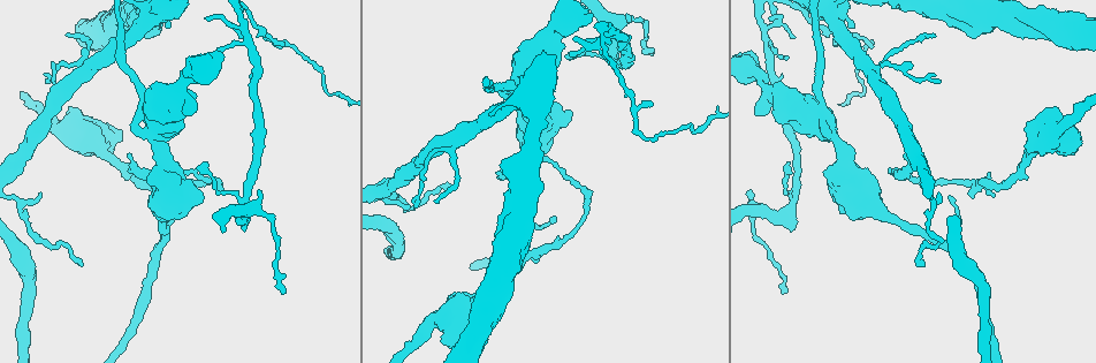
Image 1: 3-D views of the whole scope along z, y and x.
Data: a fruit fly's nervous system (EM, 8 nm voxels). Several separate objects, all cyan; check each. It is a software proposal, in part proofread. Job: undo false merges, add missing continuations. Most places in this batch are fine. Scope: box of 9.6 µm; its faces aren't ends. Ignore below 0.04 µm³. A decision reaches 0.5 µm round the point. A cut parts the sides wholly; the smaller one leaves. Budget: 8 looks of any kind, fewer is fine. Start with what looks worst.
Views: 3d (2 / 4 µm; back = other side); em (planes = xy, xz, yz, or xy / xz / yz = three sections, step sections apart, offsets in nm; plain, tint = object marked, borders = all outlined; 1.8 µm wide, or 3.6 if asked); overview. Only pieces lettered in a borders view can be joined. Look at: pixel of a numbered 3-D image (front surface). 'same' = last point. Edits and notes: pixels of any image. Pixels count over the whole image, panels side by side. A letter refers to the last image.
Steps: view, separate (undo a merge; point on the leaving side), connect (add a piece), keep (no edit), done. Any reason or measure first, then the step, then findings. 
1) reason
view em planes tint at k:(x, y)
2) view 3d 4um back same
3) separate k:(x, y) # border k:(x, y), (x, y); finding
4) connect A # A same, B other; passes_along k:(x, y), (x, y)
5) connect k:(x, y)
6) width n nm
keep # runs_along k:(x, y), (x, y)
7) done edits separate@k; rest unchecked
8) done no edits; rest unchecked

tapers out
view em yz step 4 borders at 1:(128, 155)

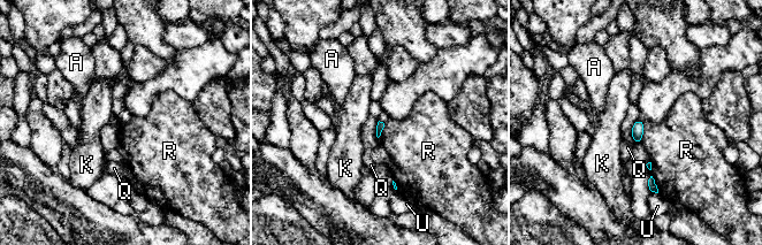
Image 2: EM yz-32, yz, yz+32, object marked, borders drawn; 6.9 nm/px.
another direction
view em xy step 8 borders same

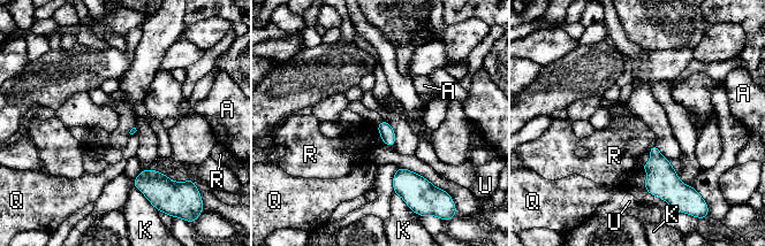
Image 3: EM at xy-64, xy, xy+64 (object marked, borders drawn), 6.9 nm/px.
keep # A other, K other, Q other, R other, U other; border 3:(376, 125), (384, 143); no lettered piece goes on from it

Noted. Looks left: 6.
thick turns thin
view em planes borders at 1:(547, 41)

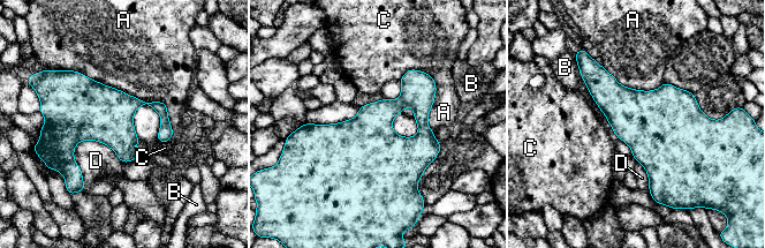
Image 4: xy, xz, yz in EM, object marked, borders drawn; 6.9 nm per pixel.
keep # A other, B other, C other, D other; one neuron here

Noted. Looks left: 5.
calibre changes
view 3d 4um at 1:(154, 133)

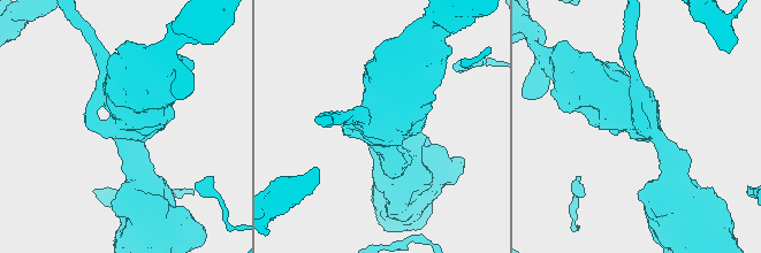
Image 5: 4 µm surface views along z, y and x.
view em planes plain at 5:(387, 135)

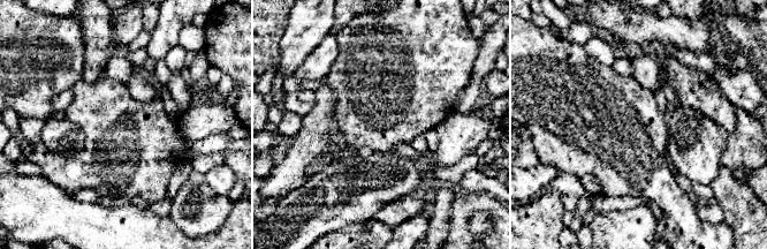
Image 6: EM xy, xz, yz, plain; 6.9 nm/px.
see the neighbours
view em planes borders same

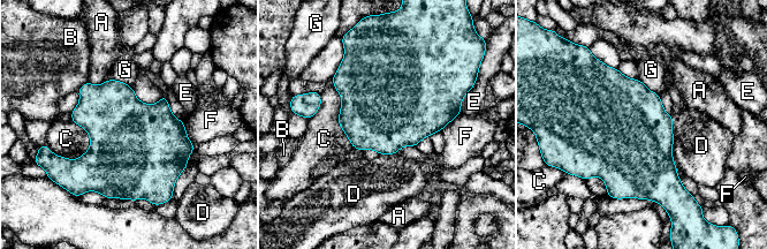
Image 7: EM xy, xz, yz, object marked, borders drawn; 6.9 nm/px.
width 600 nm
keep # A other, B other, C other, D other, E other, F other, G other; all the same neuron

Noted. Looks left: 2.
done no edits; rest unchecked

